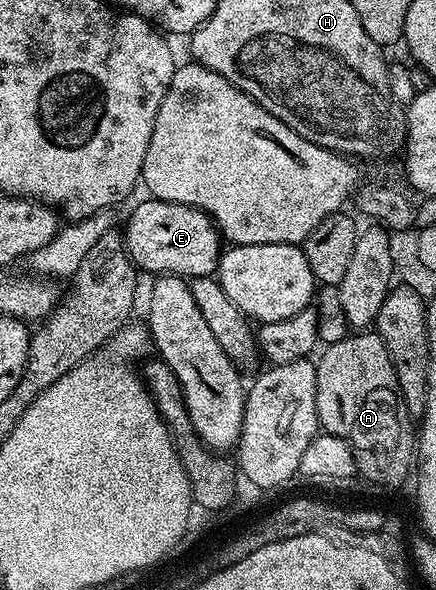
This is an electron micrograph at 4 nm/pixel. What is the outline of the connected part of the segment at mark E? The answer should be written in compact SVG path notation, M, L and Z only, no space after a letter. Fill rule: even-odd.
M146 200L128 215L127 226L121 229L123 248L136 270L184 279L212 276L219 267L221 234L209 214L191 205Z

